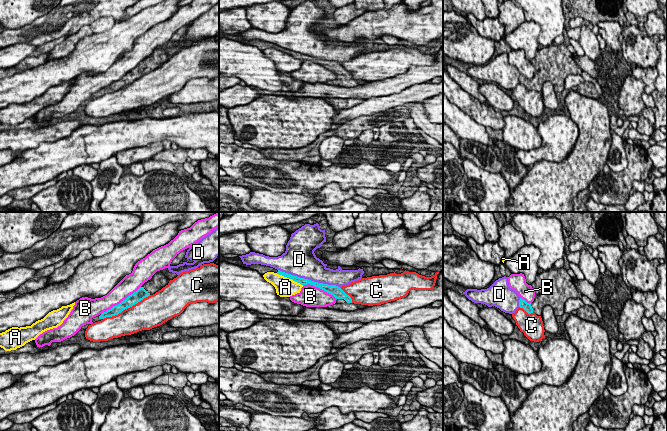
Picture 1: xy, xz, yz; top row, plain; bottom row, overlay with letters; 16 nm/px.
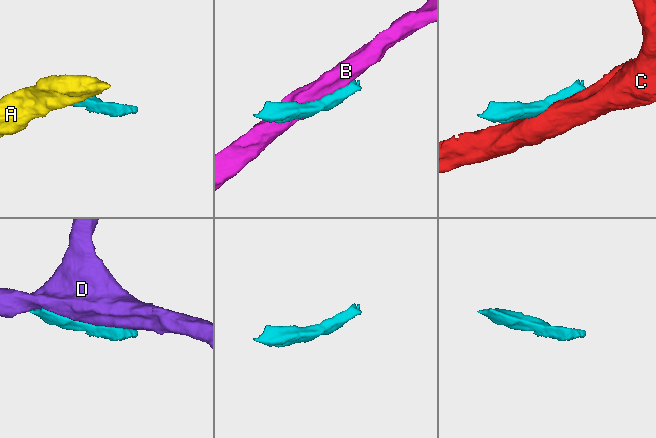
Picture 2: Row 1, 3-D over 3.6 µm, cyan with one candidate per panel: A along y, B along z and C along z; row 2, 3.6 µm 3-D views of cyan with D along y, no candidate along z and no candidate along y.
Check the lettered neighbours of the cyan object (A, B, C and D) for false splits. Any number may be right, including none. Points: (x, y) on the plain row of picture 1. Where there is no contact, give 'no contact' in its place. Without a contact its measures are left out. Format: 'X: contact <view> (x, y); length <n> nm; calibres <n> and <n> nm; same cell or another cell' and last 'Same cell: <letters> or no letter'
A: contact xz (290, 54); length 480 nm; calibres 120 and 320 nm; another cell
B: contact xy (121, 78); length 800 nm; calibres 170 and 280 nm; another cell
C: contact xy (126, 84); length 850 nm; calibres 170 and 420 nm; another cell
D: contact xz (309, 56); length 1050 nm; calibres 120 and 420 nm; another cell
Same cell: no letter

